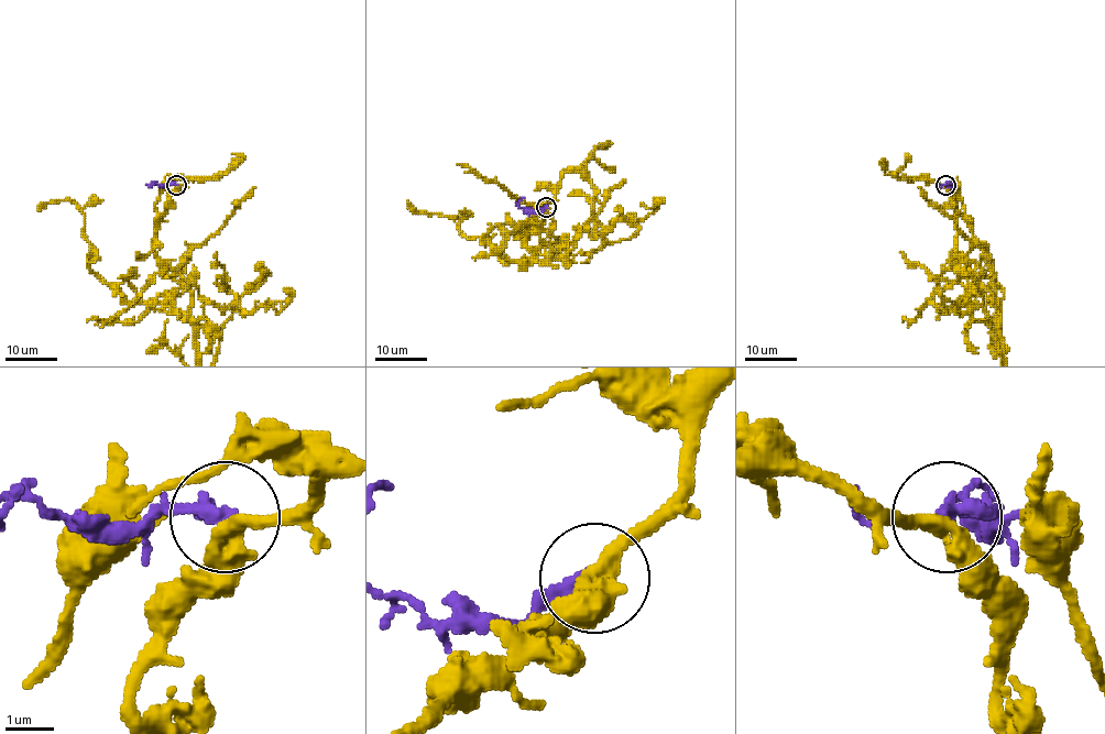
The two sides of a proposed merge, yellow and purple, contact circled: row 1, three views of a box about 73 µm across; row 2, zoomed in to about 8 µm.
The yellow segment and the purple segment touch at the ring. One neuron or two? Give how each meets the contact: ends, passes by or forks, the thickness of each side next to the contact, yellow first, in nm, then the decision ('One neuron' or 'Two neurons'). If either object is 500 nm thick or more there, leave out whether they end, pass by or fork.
At the ring yellow passes by. At the ring purple ends. Thickness 400 nm (yellow) against 340 nm. Two neurons

